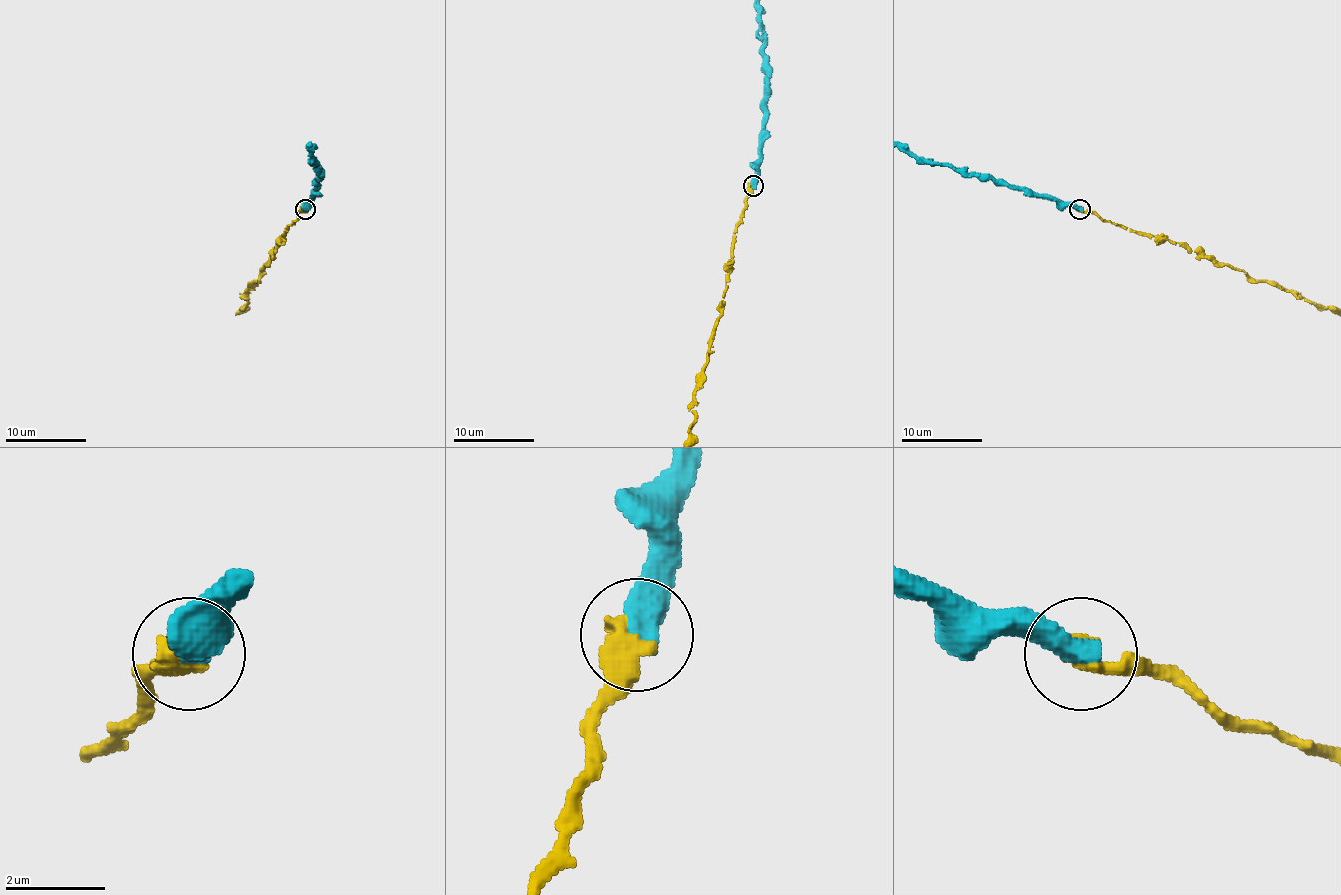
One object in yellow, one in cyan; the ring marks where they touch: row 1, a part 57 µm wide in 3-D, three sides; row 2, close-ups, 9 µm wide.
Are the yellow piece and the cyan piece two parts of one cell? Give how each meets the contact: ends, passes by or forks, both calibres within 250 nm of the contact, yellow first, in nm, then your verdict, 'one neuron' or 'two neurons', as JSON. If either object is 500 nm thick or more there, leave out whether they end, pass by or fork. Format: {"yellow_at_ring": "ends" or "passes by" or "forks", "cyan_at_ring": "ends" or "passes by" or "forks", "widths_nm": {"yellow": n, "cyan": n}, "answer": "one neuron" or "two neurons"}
{"widths_nm": {"yellow": 440, "cyan": 600}, "answer": "two neurons"}

